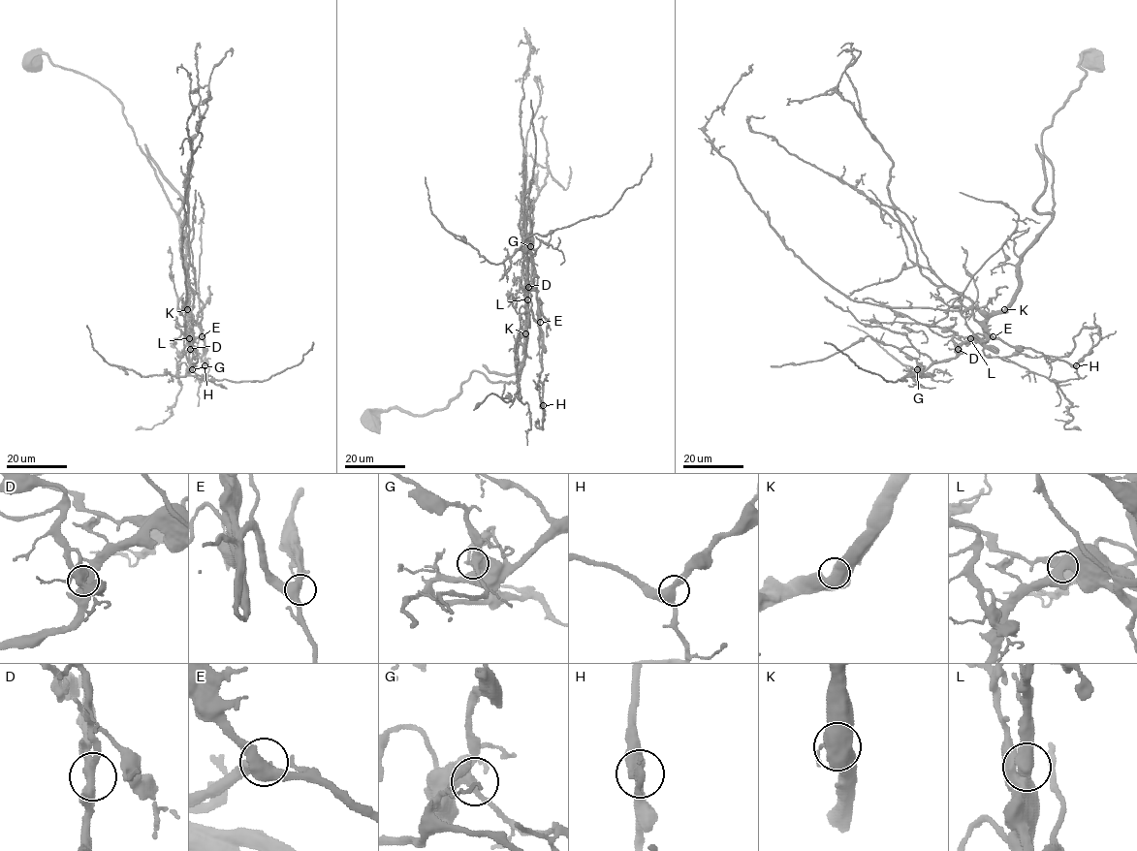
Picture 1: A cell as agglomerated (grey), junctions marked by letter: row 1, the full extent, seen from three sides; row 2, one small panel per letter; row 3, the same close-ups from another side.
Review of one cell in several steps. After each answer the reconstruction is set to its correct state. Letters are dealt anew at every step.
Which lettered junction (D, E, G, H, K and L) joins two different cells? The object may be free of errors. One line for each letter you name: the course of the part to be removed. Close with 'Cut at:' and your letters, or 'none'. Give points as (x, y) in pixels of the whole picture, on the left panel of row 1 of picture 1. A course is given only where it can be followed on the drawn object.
Cut at: none

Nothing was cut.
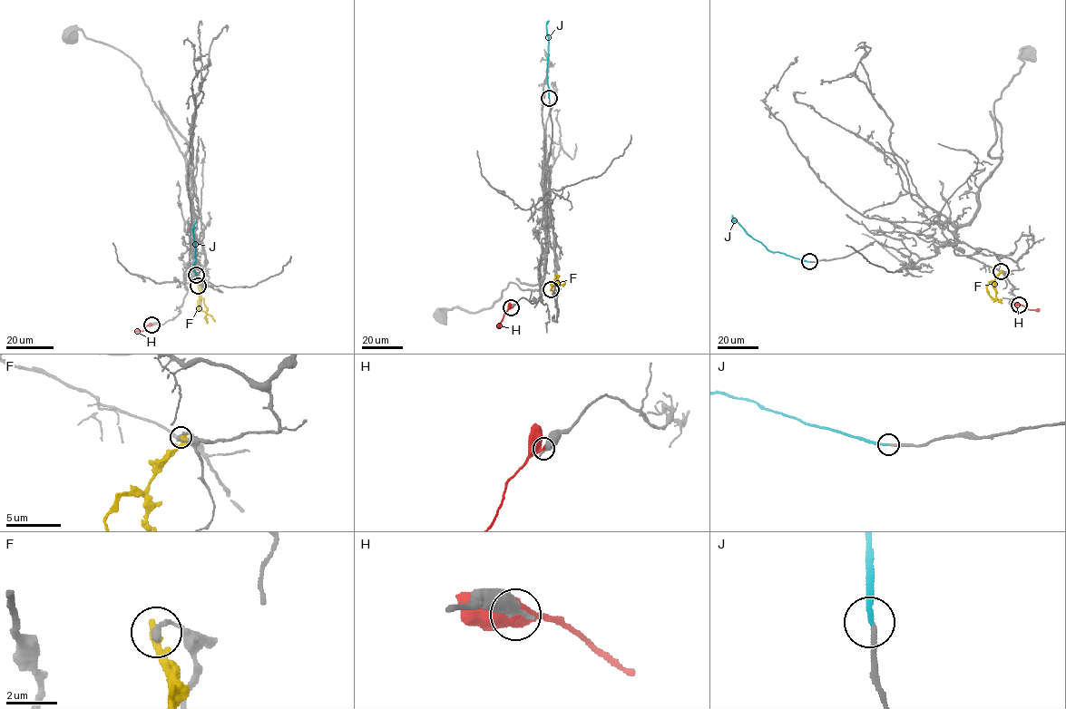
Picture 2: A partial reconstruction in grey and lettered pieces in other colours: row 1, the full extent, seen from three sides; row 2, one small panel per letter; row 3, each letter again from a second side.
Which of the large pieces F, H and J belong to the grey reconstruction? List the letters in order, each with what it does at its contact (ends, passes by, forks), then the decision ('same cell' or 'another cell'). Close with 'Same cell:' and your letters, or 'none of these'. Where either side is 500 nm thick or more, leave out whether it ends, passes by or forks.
F: it ends | another cell
H: another cell
J: it ends | same cell
Same cell: J

